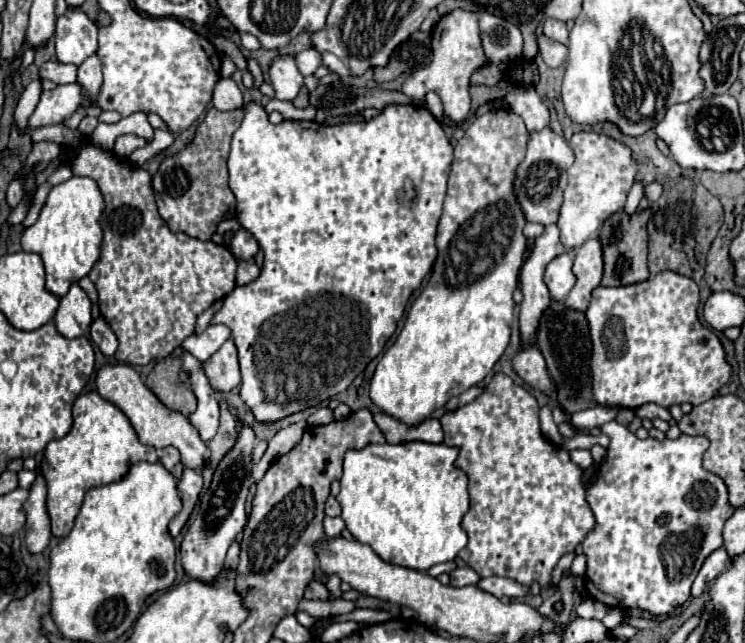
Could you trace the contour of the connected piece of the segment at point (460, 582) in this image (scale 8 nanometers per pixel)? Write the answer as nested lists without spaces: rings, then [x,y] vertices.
[[[460,565],[460,567],[456,567],[456,569],[450,573],[450,585],[454,585],[454,587],[476,585],[478,581],[480,581],[480,575],[478,575],[474,569],[466,567],[466,565]]]

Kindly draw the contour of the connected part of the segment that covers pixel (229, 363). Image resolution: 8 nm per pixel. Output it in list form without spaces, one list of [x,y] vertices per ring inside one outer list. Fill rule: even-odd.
[[[228,339],[206,363],[206,377],[216,391],[232,391],[240,385],[240,365],[238,351],[232,339]]]

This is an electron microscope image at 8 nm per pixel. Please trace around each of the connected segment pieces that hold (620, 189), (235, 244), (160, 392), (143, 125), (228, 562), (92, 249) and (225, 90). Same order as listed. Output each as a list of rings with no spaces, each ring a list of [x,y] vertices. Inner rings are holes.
[[[580,131],[574,133],[568,143],[576,159],[574,165],[568,169],[568,187],[564,191],[558,229],[562,245],[566,249],[576,249],[586,239],[590,239],[610,215],[624,207],[626,195],[638,173],[638,163],[634,161],[628,145],[604,133]]]
[[[240,229],[240,231],[234,235],[234,239],[232,239],[232,243],[228,245],[228,249],[230,249],[230,253],[232,253],[238,261],[252,261],[260,247],[258,247],[258,241],[256,241],[248,231]]]
[[[180,349],[166,357],[164,361],[156,363],[152,373],[146,379],[146,385],[154,391],[154,395],[172,411],[178,411],[182,415],[190,415],[196,409],[196,397],[194,393],[184,385],[180,371],[182,371],[182,361],[180,361]]]
[[[132,113],[118,121],[118,133],[114,133],[114,141],[116,141],[116,137],[126,135],[126,133],[132,133],[132,135],[138,135],[138,137],[144,137],[150,141],[154,131],[152,131],[144,113]]]
[[[234,541],[228,549],[224,566],[229,569],[235,569],[239,563],[239,553],[240,544]]]
[[[72,177],[50,189],[38,221],[24,229],[22,249],[28,253],[38,253],[42,257],[46,267],[46,289],[50,293],[64,297],[70,285],[86,277],[92,265],[98,261],[102,243],[102,211],[104,199],[96,181],[86,177]]]
[[[220,79],[214,87],[214,97],[212,97],[214,105],[220,111],[230,111],[230,109],[238,109],[244,105],[242,101],[242,93],[238,89],[238,85],[234,83],[234,79]]]

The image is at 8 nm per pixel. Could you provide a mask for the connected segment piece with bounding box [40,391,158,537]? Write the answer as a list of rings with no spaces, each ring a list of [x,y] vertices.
[[[96,391],[84,393],[74,401],[72,409],[74,425],[62,439],[54,439],[44,449],[44,461],[40,471],[48,483],[48,515],[52,521],[52,535],[66,537],[72,531],[72,523],[80,511],[82,499],[90,487],[118,481],[128,471],[132,461],[158,461],[154,447],[142,445],[128,417]]]

